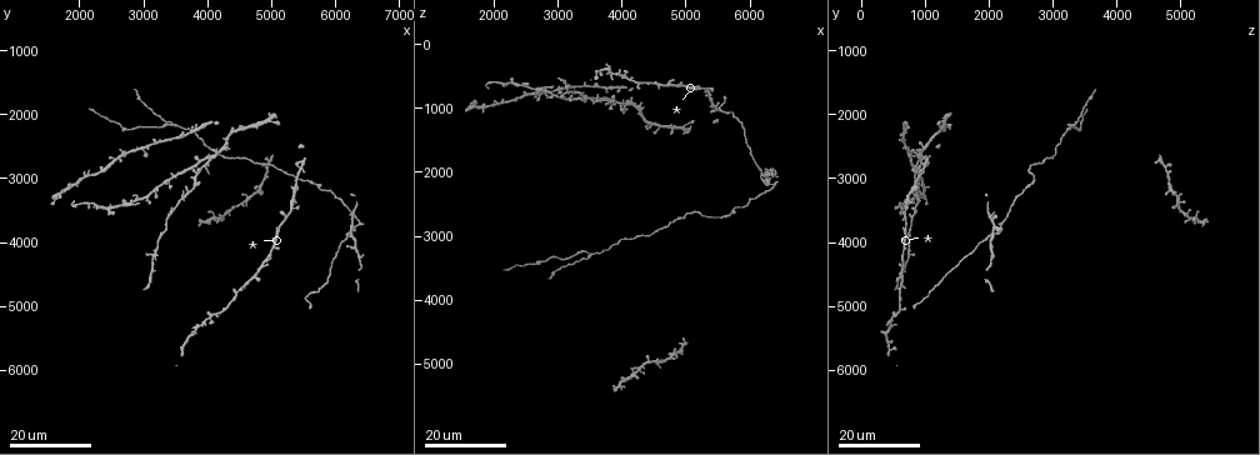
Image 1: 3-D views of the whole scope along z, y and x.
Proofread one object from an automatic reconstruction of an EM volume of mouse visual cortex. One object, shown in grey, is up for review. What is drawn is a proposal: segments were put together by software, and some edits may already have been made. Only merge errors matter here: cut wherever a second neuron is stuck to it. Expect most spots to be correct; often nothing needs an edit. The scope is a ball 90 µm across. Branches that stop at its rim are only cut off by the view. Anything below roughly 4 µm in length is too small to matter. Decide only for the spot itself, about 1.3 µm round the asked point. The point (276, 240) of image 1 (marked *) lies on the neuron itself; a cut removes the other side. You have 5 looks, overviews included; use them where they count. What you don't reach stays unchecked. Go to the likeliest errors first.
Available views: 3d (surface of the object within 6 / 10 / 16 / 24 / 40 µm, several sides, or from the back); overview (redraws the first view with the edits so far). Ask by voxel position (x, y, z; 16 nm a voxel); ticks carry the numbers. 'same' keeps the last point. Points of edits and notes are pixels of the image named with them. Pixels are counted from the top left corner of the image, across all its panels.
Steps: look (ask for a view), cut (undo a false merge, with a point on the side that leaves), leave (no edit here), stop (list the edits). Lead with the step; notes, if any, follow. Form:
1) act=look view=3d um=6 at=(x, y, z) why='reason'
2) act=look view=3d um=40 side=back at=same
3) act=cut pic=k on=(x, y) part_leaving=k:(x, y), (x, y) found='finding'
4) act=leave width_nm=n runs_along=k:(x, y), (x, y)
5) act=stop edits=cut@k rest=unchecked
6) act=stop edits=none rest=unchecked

act=look view=3d um=24 at=(4050, 2700, 950) why='four or more arms meet'

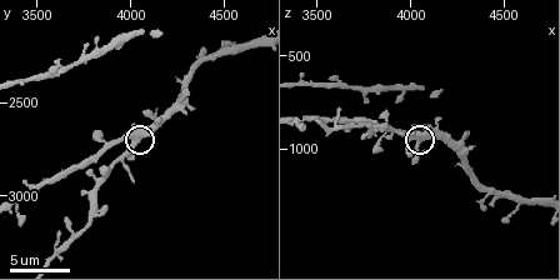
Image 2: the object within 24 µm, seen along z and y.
act=look view=3d um=10 at=(4020, 2700, 940) why='zoom in'

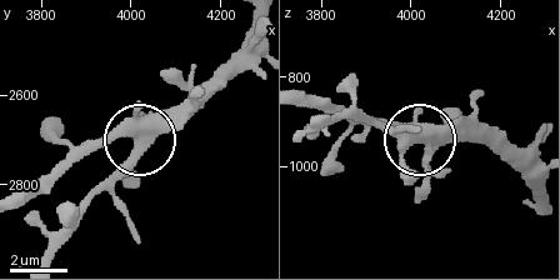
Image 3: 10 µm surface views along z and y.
act=leave arms=5 found='all the same neuron'

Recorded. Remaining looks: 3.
act=look view=3d um=24 at=(3500, 2150, 3350) why='three-way junction'

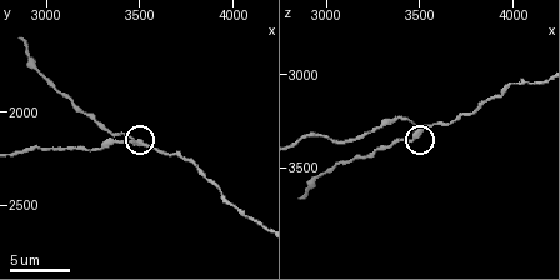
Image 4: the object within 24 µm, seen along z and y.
act=look view=3d um=6 at=(3500, 2160, 3300)

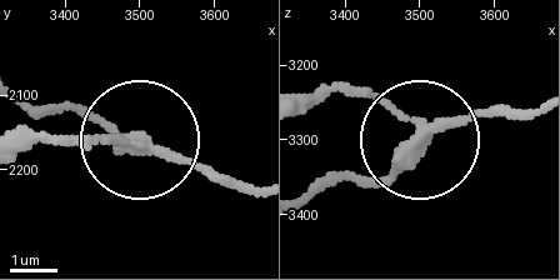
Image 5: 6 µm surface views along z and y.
act=leave width_nm=260 found='one neuron here'

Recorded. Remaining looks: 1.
act=stop edits=none rest=unchecked

